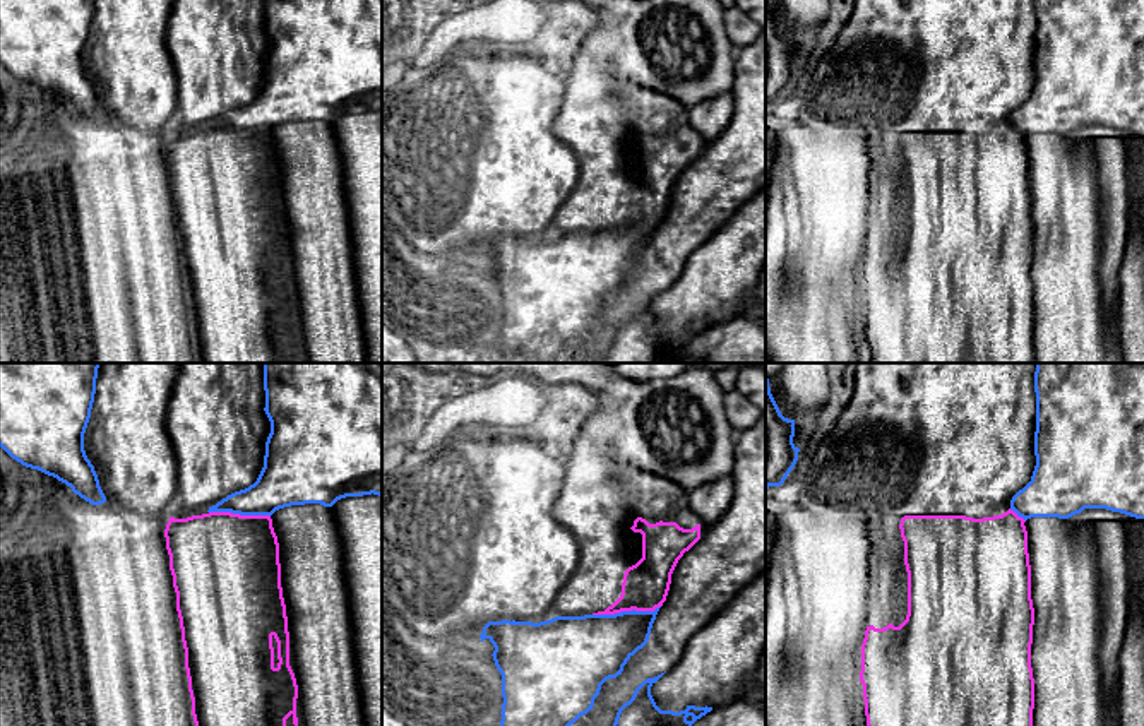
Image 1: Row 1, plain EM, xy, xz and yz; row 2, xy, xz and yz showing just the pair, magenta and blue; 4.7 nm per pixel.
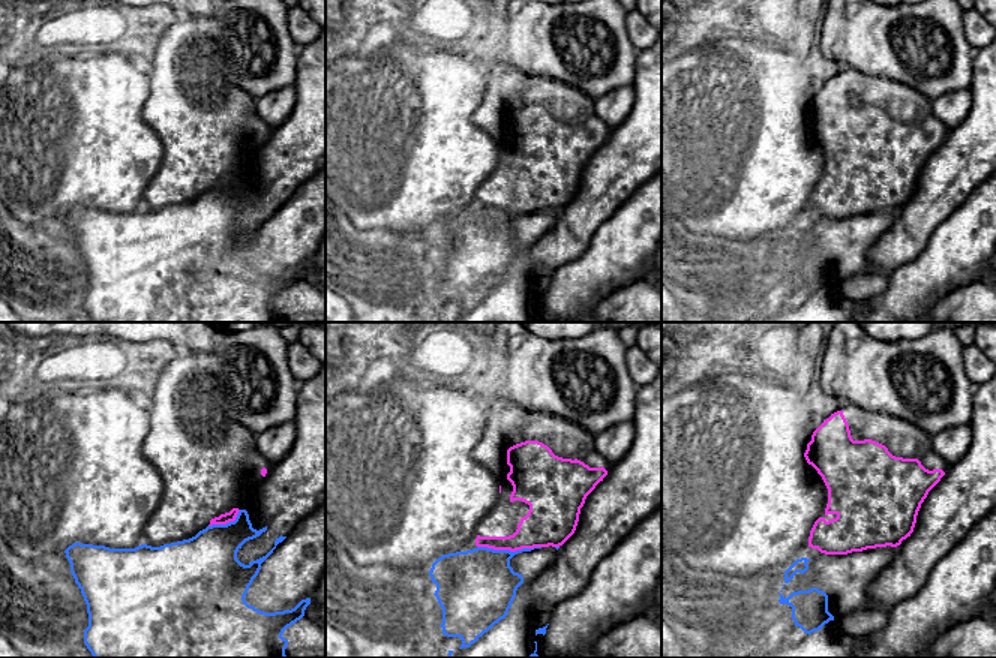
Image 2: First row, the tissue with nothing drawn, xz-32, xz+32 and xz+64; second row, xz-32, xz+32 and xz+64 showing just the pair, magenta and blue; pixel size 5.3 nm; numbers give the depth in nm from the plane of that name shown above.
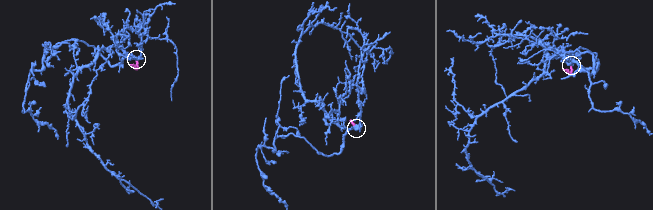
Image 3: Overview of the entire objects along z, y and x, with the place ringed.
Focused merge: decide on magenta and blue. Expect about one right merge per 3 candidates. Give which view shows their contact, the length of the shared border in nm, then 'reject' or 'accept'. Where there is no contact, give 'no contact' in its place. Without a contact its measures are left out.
xz | 320 nm | reject

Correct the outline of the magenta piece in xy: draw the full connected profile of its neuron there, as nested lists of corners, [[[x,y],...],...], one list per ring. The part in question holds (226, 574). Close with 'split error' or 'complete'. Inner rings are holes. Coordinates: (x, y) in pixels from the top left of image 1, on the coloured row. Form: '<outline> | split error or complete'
[[[180,363],[171,389],[171,399],[166,411],[166,430],[171,438],[173,454],[176,457],[176,497],[171,517],[164,529],[166,550],[170,555],[170,570],[176,592],[176,611],[182,628],[182,642],[185,649],[185,669],[188,678],[188,692],[192,699],[192,716],[195,726],[286,726],[291,716],[298,726],[296,699],[298,685],[289,666],[289,632],[286,604],[281,587],[279,543],[272,527],[271,515],[240,515],[231,512],[211,512],[209,509],[228,495],[253,485],[264,467],[265,442],[271,433],[271,421],[264,411],[264,363]]] | split error

